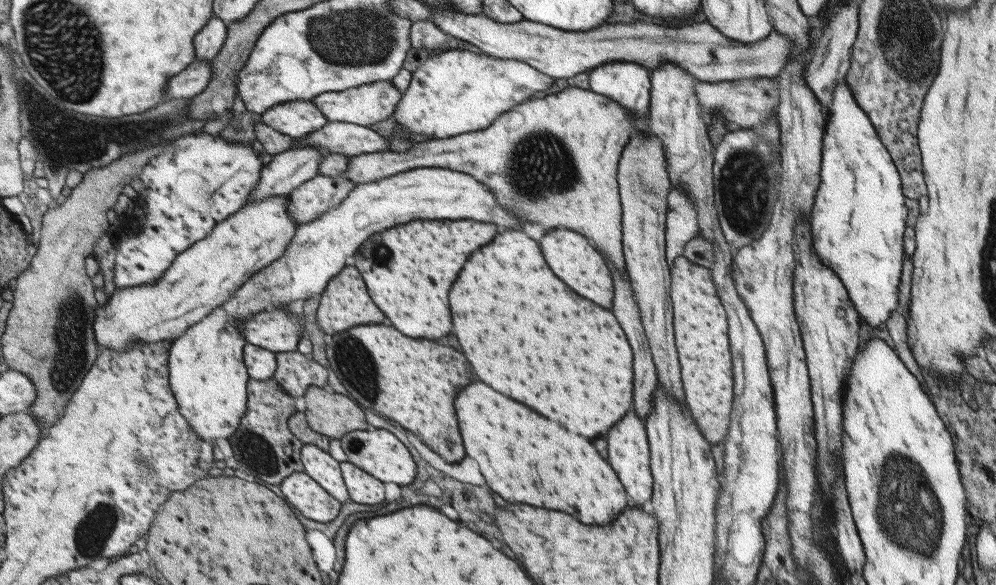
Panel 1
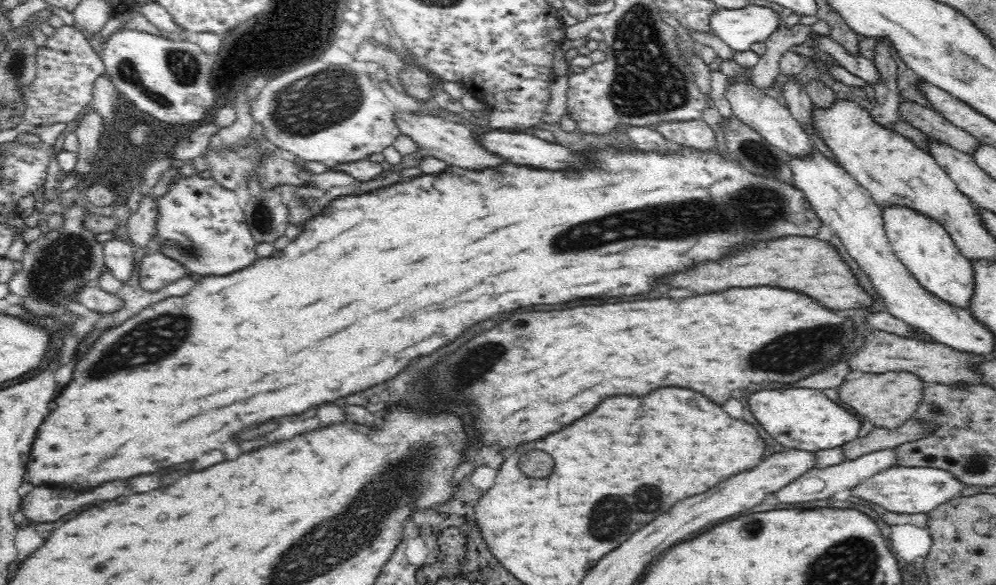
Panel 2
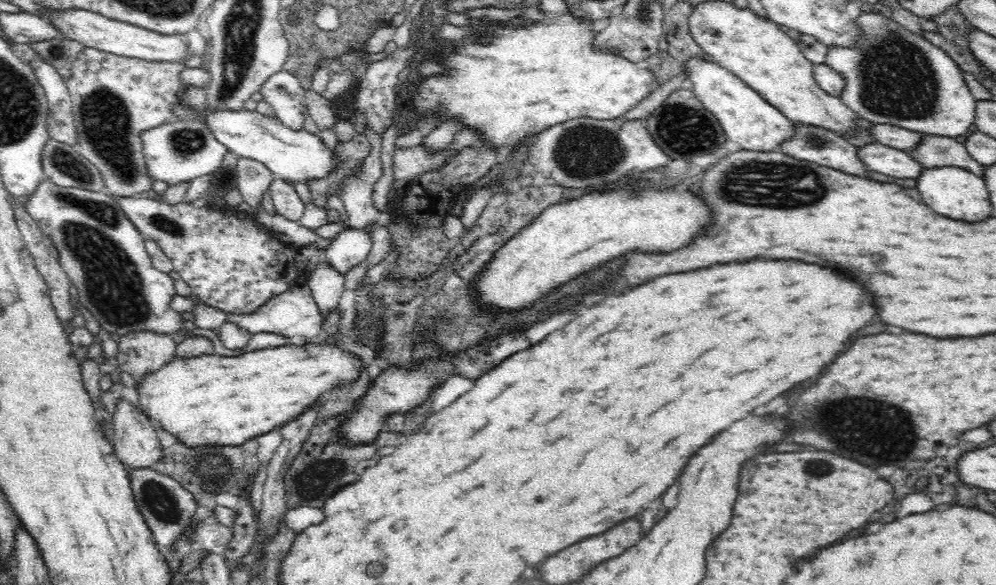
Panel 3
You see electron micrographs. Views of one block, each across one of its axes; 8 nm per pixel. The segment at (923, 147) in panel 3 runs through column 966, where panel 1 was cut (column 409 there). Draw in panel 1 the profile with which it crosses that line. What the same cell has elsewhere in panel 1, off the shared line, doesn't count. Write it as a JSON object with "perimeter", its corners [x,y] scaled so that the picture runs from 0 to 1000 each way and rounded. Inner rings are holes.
{"perimeter":[[[567,147],[558,161],[521,176],[502,197],[497,212],[493,212],[493,219],[481,226],[469,226],[465,232],[449,239],[423,243],[421,250],[410,253],[401,263],[389,256],[357,265],[351,270],[351,285],[343,299],[356,315],[364,315],[409,294],[413,287],[457,287],[459,294],[477,301],[477,308],[489,315],[491,321],[497,321],[497,335],[501,335],[501,342],[505,342],[505,349],[513,362],[525,369],[525,376],[545,383],[549,393],[561,388],[583,398],[607,439],[608,448],[613,446],[626,463],[628,439],[624,432],[624,359],[618,291],[622,260],[638,224],[636,214],[633,191],[622,178],[592,157],[591,152]]]}

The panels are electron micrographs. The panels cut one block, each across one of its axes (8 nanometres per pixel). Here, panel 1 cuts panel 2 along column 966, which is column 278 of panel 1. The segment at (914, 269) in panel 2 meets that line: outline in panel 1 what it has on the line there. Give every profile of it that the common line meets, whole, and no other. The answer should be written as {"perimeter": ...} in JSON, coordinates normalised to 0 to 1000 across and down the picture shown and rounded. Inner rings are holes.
{"perimeter":[[[417,287],[413,294],[405,294],[389,308],[357,315],[355,326],[340,354],[323,366],[313,381],[300,383],[295,410],[288,422],[287,434],[283,441],[253,472],[253,477],[247,482],[236,506],[230,509],[230,516],[219,523],[206,547],[195,554],[183,578],[173,585],[171,658],[179,682],[181,703],[191,720],[195,737],[202,749],[215,757],[218,749],[230,752],[243,728],[243,716],[247,711],[249,687],[251,687],[249,656],[252,648],[246,615],[246,591],[249,586],[243,569],[243,554],[247,547],[255,537],[282,526],[296,513],[308,513],[314,504],[322,504],[329,491],[331,479],[342,468],[342,463],[348,456],[348,441],[356,438],[356,427],[364,417],[364,410],[368,410],[377,397],[383,397],[397,383],[407,383],[411,376],[465,376],[465,373],[493,379],[499,386],[523,383],[521,373],[517,373],[515,366],[509,366],[499,349],[493,325],[485,318],[483,309],[469,301],[469,296],[455,294],[455,289],[447,291],[447,287]]]}

